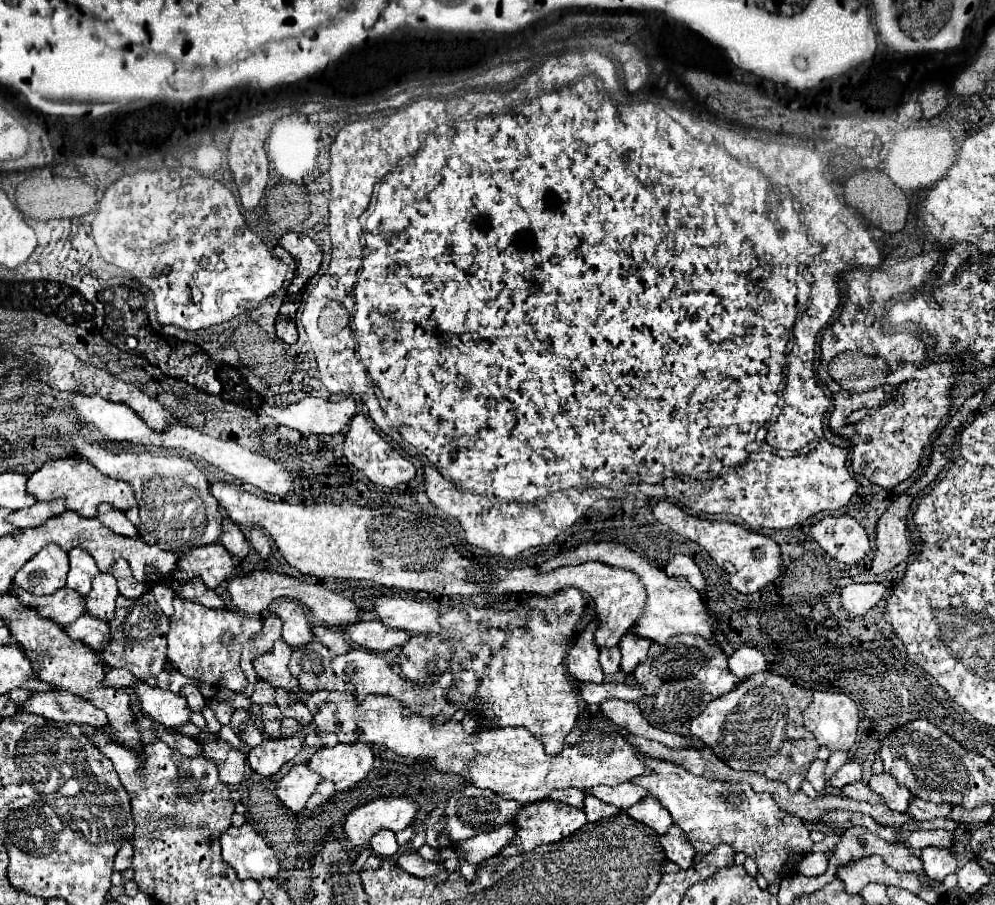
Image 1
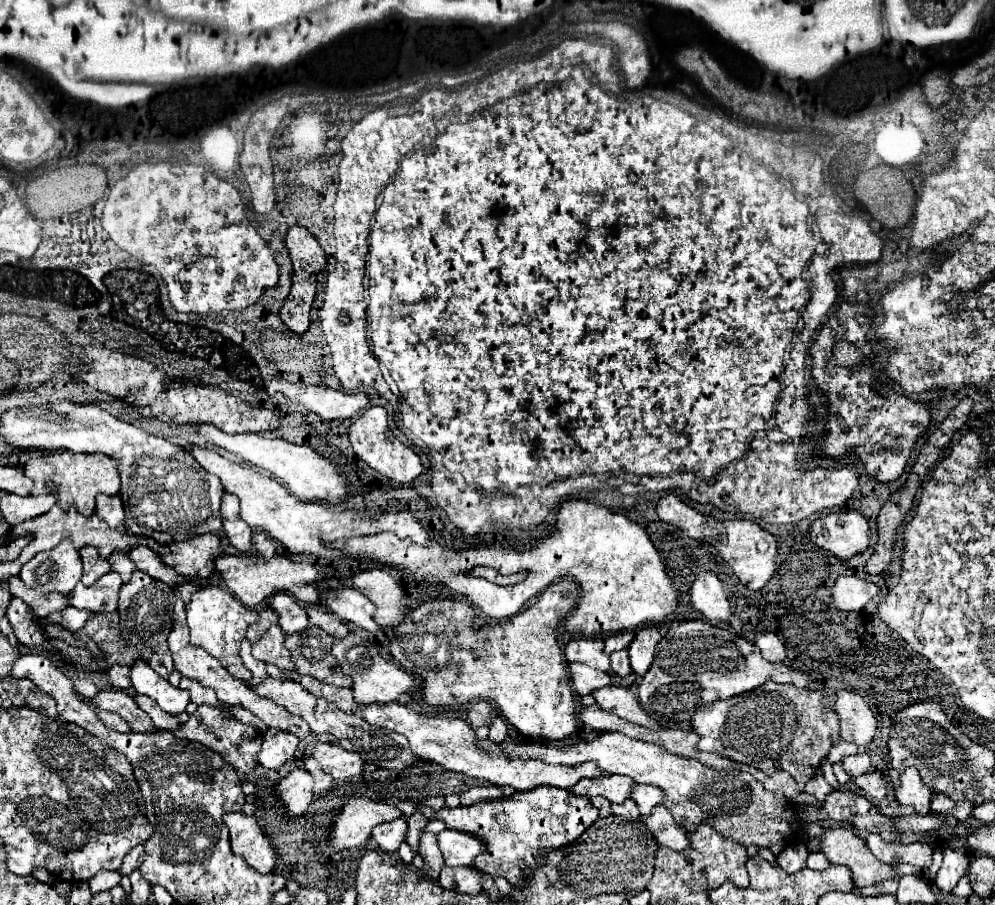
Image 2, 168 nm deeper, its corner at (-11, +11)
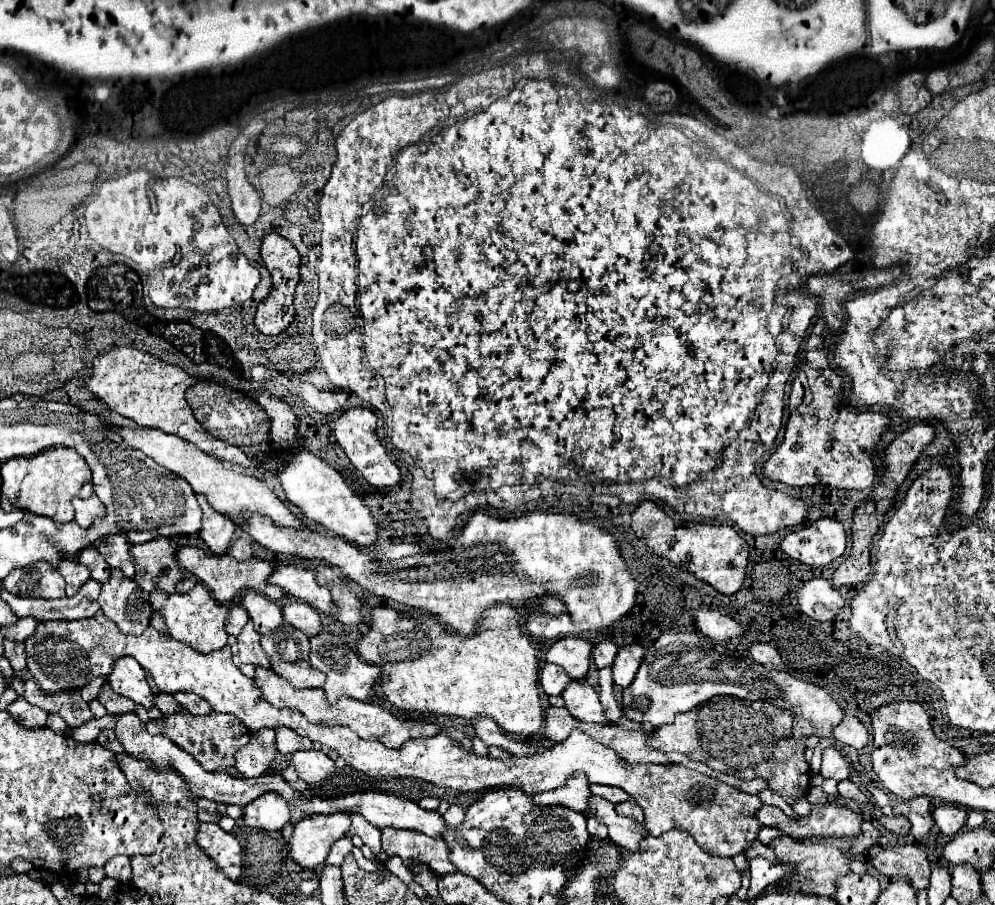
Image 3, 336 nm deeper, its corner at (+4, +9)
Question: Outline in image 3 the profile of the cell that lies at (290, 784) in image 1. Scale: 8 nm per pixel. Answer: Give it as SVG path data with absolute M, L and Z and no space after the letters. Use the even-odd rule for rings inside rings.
M273 792L261 794L245 806L245 824L259 830L281 830L289 822L289 804Z

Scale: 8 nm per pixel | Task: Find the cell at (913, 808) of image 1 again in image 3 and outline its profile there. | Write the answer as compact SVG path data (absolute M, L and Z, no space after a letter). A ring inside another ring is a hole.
M937 806L933 808L933 820L943 834L953 836L965 826L967 810L961 806Z

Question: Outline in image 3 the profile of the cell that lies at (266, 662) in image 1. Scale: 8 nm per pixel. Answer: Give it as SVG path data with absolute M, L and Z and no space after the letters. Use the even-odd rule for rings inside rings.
M249 622L241 634L237 636L237 646L239 646L239 658L243 664L253 664L253 666L263 666L263 668L271 668L271 662L267 658L267 654L263 652L261 644L259 644L261 634L257 634L257 630L253 628L253 624Z

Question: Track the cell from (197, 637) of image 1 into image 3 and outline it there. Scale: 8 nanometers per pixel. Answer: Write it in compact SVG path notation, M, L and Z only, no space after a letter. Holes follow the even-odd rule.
M197 584L187 594L153 592L149 598L149 604L153 604L153 608L159 610L161 616L165 618L169 634L179 642L193 646L193 650L197 650L201 654L209 654L209 652L219 650L227 644L229 634L225 632L225 622L229 616L229 608L225 604L217 602L203 584Z

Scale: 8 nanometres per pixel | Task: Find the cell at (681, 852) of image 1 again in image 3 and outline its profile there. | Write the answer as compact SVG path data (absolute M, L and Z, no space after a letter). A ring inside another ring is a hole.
M591 796L589 802L591 802L591 806L585 810L585 814L595 812L601 818L601 822L607 824L609 840L613 840L617 846L631 850L631 852L639 850L641 840L647 836L647 830L641 822L637 822L635 818L619 816L613 810L613 804L601 796Z

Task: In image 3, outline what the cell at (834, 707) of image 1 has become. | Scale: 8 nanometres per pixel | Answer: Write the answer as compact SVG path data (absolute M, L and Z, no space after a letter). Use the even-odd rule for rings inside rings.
M845 714L843 720L833 728L833 738L839 744L863 748L867 742L867 728L853 714Z

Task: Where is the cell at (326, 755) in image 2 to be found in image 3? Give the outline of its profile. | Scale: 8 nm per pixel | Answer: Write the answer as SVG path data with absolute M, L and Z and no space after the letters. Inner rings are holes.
M301 750L291 756L291 764L297 768L299 778L307 784L325 780L335 772L335 762L321 750Z

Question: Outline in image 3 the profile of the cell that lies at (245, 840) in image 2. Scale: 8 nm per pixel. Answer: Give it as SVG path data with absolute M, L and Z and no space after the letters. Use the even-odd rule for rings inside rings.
M201 822L197 832L197 844L217 862L217 866L231 878L239 880L245 872L243 848L235 832L225 832L215 822Z

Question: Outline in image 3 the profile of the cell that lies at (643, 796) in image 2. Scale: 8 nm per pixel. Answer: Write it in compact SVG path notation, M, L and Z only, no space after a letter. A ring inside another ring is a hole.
M591 784L591 790L593 794L609 800L611 804L617 804L617 802L625 802L629 800L629 794L625 794L625 790L617 790L613 786L601 786L601 784Z

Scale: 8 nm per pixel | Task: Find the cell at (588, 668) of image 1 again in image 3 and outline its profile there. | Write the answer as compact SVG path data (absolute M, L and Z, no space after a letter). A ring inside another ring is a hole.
M563 638L549 648L547 662L563 666L569 676L573 676L575 680L583 680L589 670L591 650L593 644L583 638Z

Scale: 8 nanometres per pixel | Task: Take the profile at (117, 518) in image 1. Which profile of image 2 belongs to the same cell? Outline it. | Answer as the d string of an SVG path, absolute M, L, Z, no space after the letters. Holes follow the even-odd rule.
M98 494L96 496L96 514L114 530L126 532L124 528L124 508L120 496L108 496L108 494Z

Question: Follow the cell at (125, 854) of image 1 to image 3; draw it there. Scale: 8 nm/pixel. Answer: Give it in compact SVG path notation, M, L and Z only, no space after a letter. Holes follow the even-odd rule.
M115 856L105 864L105 876L113 880L129 880L131 878L131 864L129 856Z

